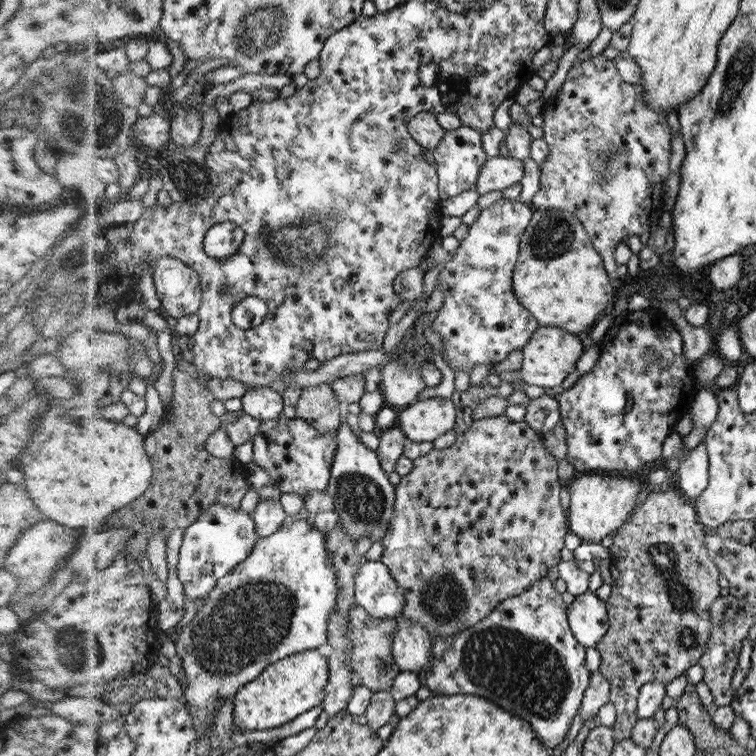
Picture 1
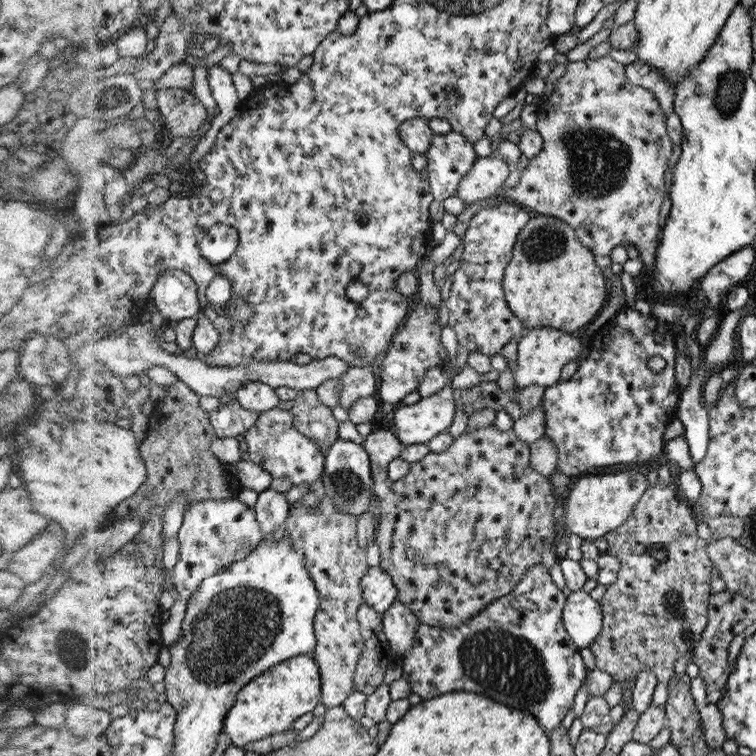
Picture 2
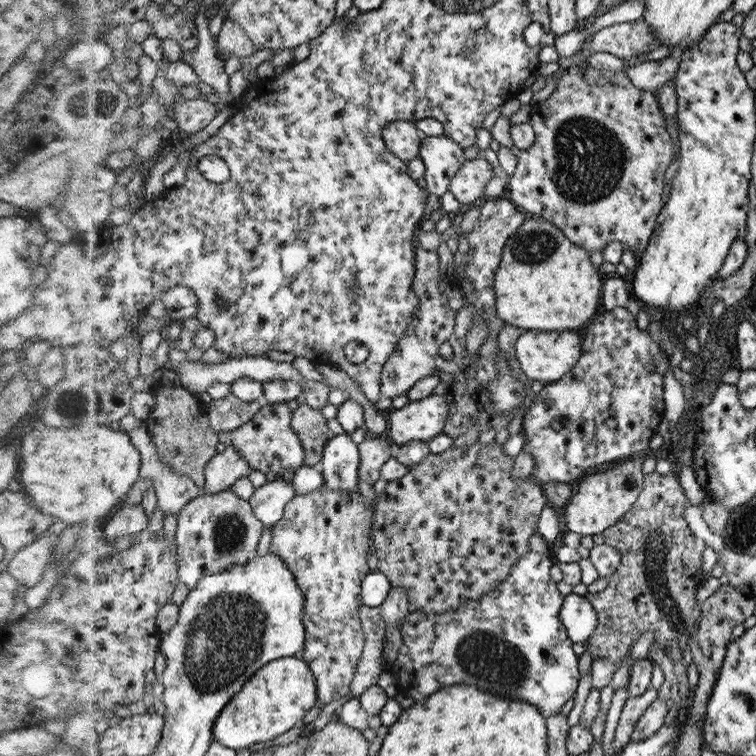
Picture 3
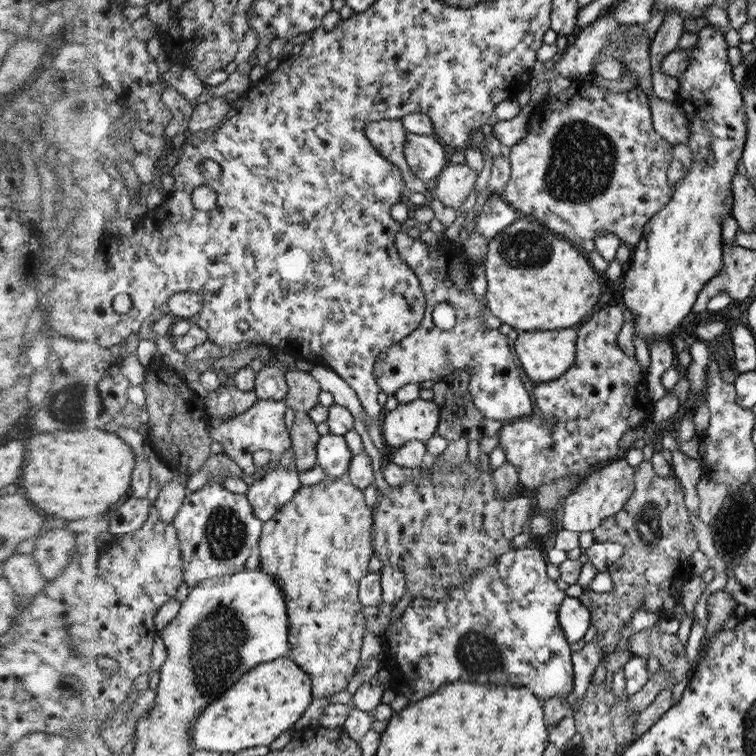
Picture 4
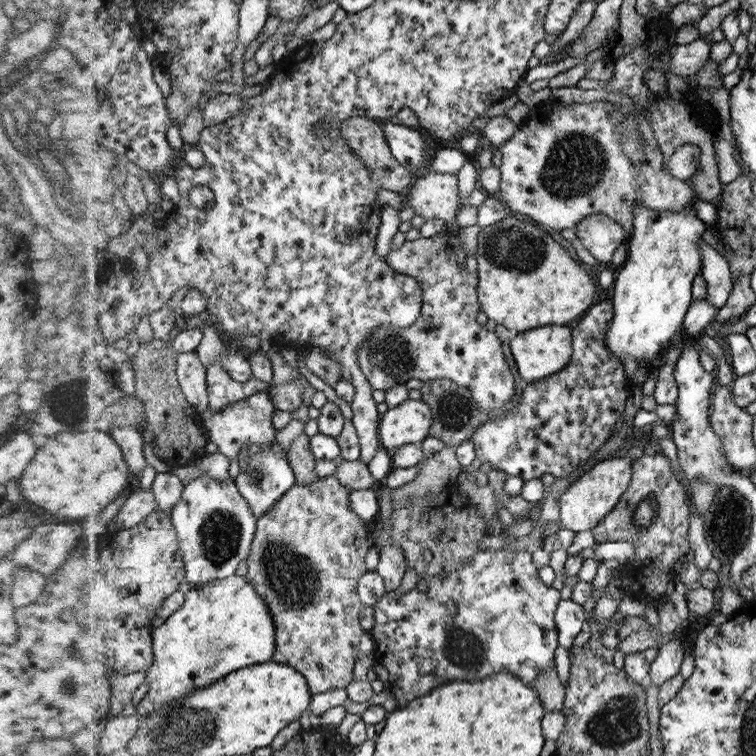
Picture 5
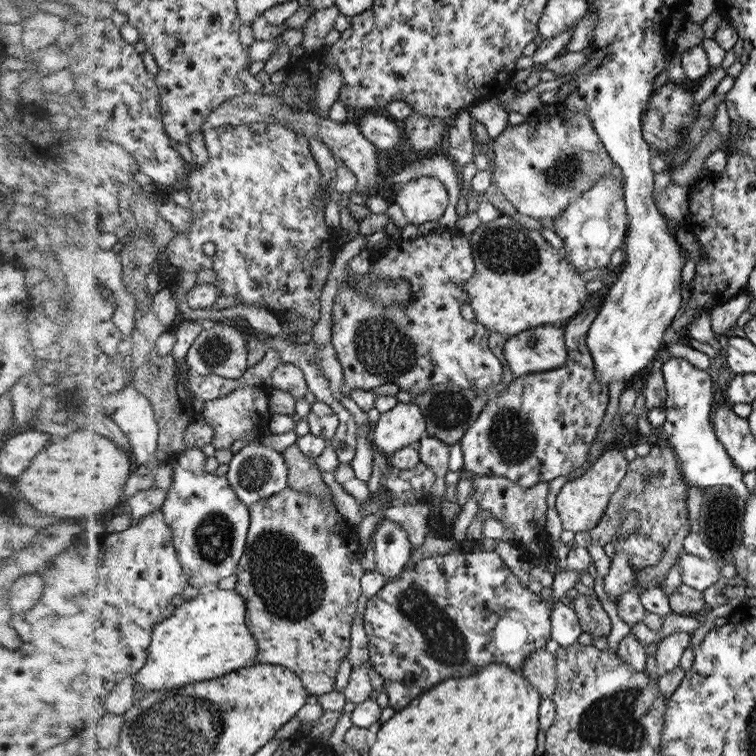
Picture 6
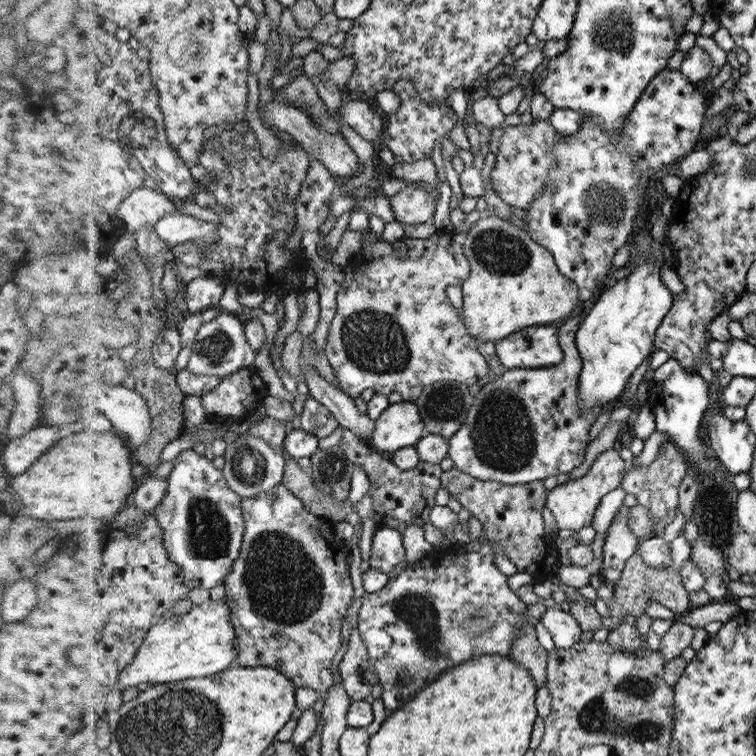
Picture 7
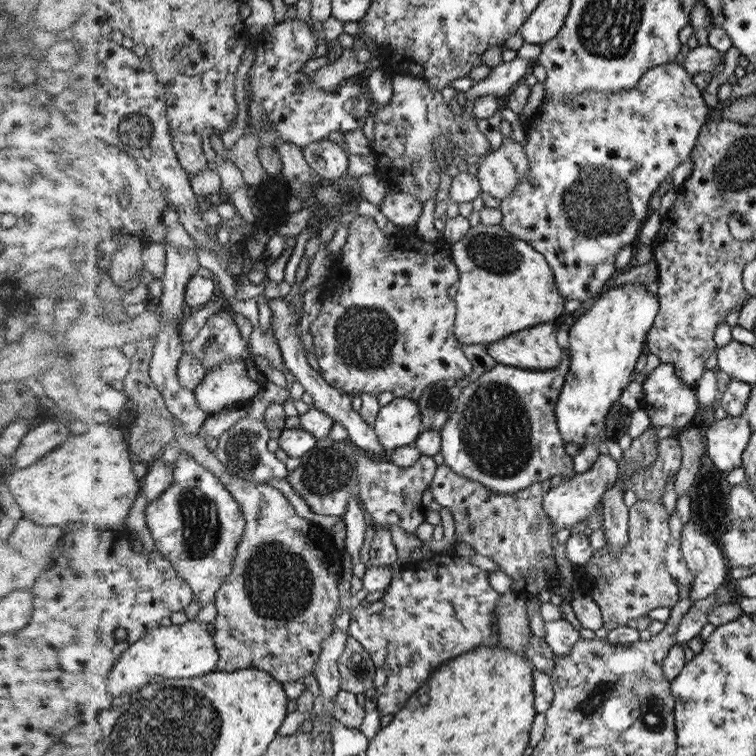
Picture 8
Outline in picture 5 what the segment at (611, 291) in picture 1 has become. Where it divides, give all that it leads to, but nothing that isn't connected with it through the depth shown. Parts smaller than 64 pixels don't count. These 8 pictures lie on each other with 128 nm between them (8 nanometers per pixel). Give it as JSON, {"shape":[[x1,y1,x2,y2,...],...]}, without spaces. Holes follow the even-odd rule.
{"shape":[[510,213,500,223,482,228,478,234,478,292,481,297,481,311,487,314,493,326,502,325,515,334,532,331,538,326,565,326,582,318,582,314,594,306,596,284,564,246,560,246,548,229]]}

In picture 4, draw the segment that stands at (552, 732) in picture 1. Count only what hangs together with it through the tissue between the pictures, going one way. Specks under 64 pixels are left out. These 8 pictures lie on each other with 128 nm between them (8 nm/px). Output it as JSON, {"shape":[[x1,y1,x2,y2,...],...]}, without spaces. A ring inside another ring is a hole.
{"shape":[[538,543,535,546,526,547,524,549,513,549,506,554,502,554,497,562,492,566,486,567,486,570,481,570,470,584,462,584,461,587,456,588,450,595,447,595,443,600,430,600,430,598,414,598,408,607,404,610,398,620,392,620,391,624,386,626,386,630,382,635,388,647,388,655,392,654,394,658,394,672,398,674,398,682,393,689,408,700,408,702,418,702,426,696,430,696,434,690,438,690,442,684,450,684,450,682,474,682,474,684,510,684,510,686,524,686,529,688,533,693,542,696,542,700,554,698,554,696,562,696,562,698,569,699,570,692,574,688,574,671,572,652,568,639,564,636,564,631,560,623,560,608,562,600,564,600,564,592,558,590,556,582,552,578,548,578,546,574,546,562,542,556,542,548]]}

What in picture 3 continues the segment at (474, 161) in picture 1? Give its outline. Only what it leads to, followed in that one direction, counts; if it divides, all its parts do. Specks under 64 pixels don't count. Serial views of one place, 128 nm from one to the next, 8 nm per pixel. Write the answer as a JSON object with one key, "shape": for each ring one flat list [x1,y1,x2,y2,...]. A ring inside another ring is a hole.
{"shape":[[444,135,425,137,418,158,425,166,422,184,430,194,438,197,449,191,452,176,467,161,462,145]]}

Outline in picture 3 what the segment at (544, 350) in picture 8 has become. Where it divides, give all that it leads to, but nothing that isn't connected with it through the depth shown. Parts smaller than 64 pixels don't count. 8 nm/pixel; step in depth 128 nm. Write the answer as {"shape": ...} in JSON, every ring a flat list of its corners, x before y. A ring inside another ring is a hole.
{"shape":[[576,330,568,331,526,331,516,341,516,358,524,374,530,380,538,380,543,384,554,383,569,374,584,354,584,346,580,346,582,338]]}

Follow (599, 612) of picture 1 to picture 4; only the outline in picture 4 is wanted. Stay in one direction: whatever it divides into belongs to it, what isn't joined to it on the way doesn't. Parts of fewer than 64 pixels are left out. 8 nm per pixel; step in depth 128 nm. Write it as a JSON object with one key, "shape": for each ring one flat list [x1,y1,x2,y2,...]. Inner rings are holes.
{"shape":[[566,597,560,608,560,623,568,644,582,640,590,628,590,609,578,597]]}

